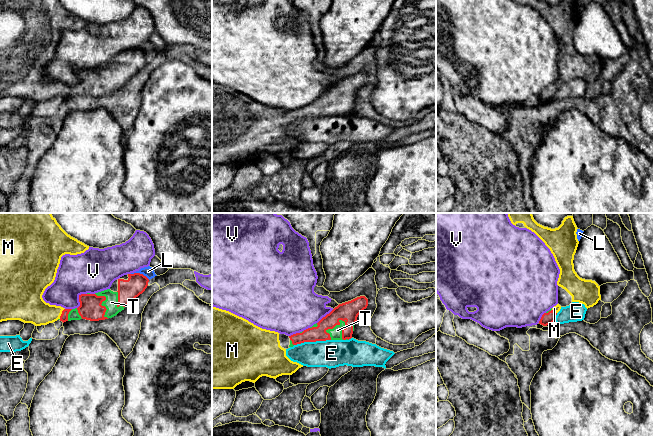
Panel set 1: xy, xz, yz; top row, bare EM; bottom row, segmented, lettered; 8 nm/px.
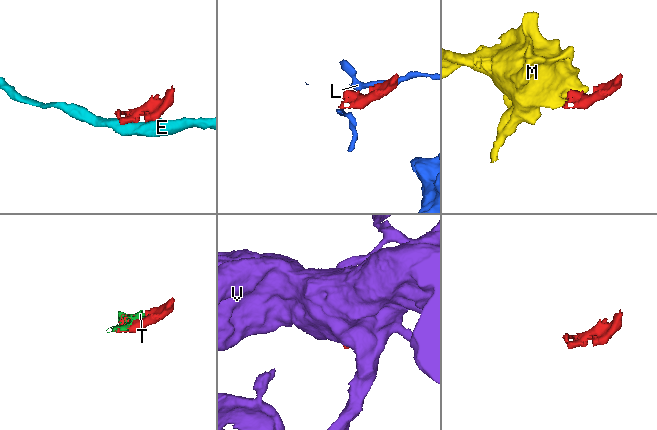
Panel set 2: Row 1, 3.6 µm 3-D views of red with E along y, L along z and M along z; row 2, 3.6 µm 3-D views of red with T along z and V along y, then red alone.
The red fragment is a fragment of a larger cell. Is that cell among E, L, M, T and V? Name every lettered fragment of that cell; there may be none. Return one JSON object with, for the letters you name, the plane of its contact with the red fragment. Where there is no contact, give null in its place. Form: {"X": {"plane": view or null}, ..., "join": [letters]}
{"M": {"plane": "xy"}, "T": {"plane": "xz"}, "join": ["M", "T"]}

